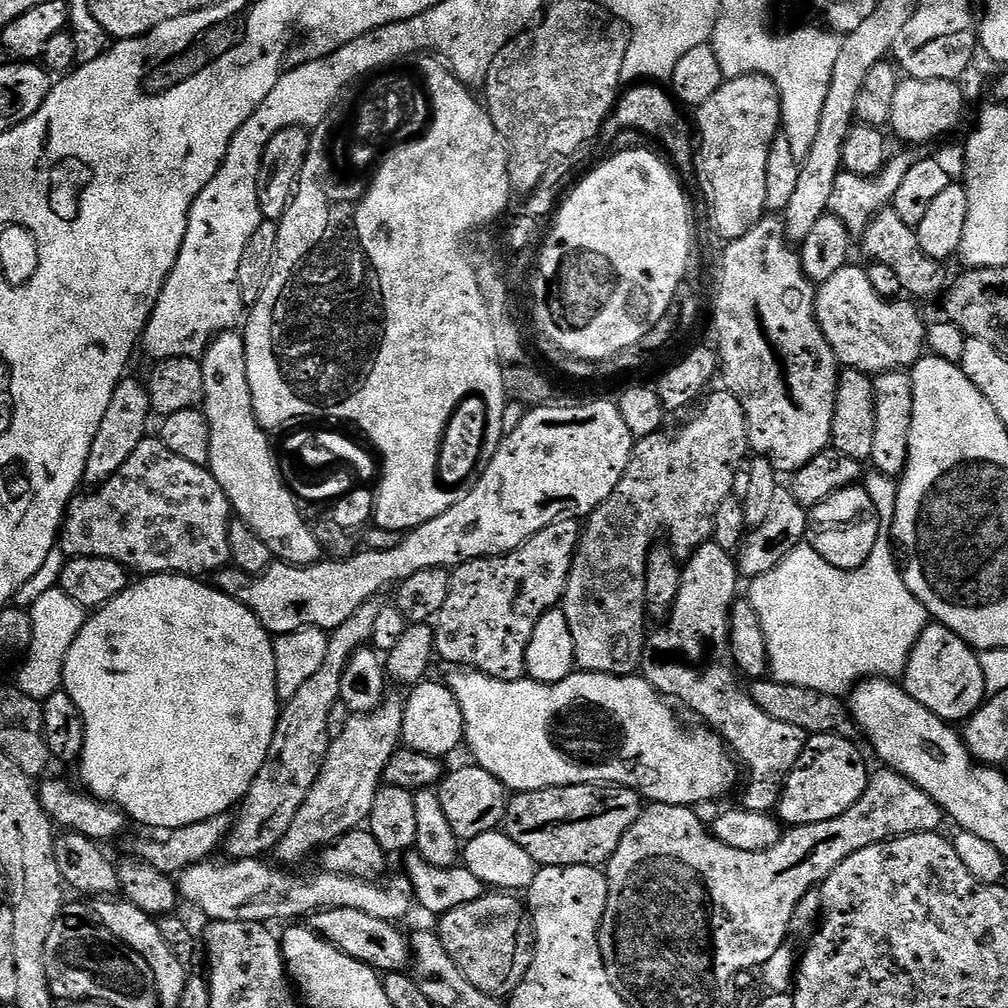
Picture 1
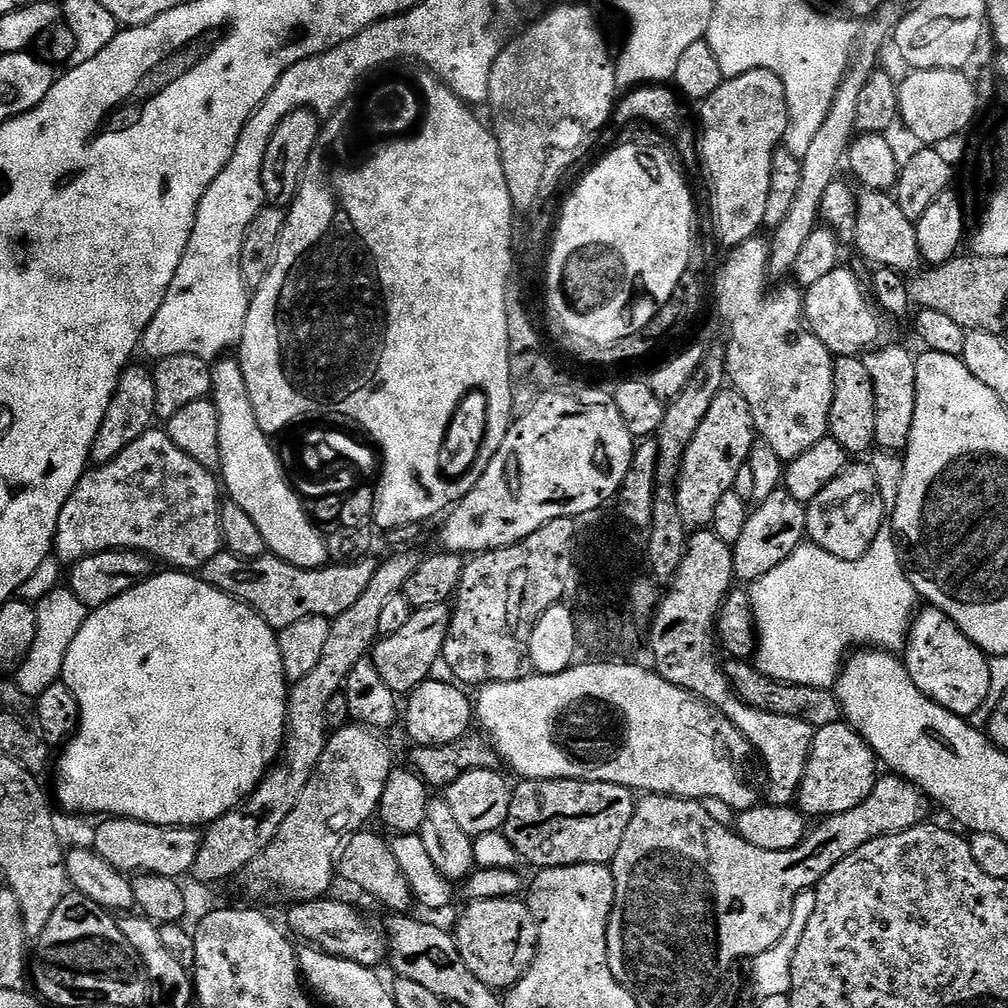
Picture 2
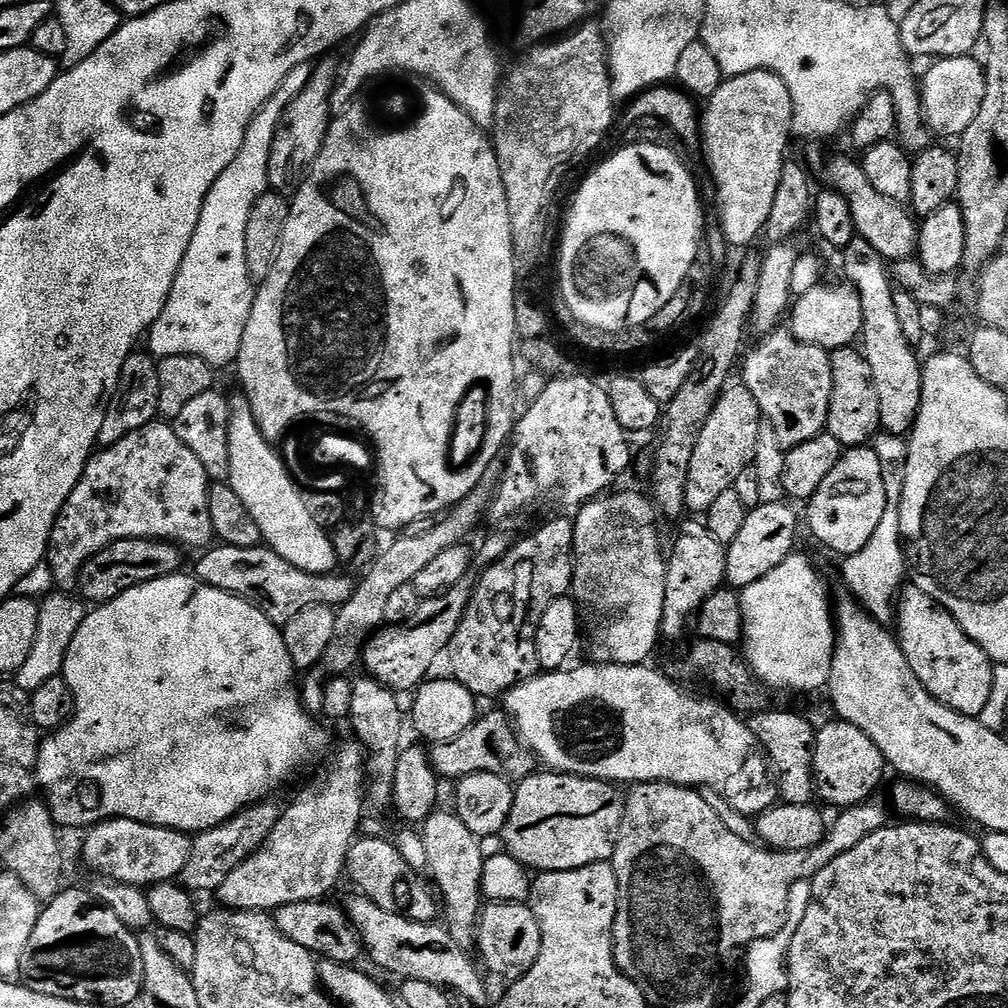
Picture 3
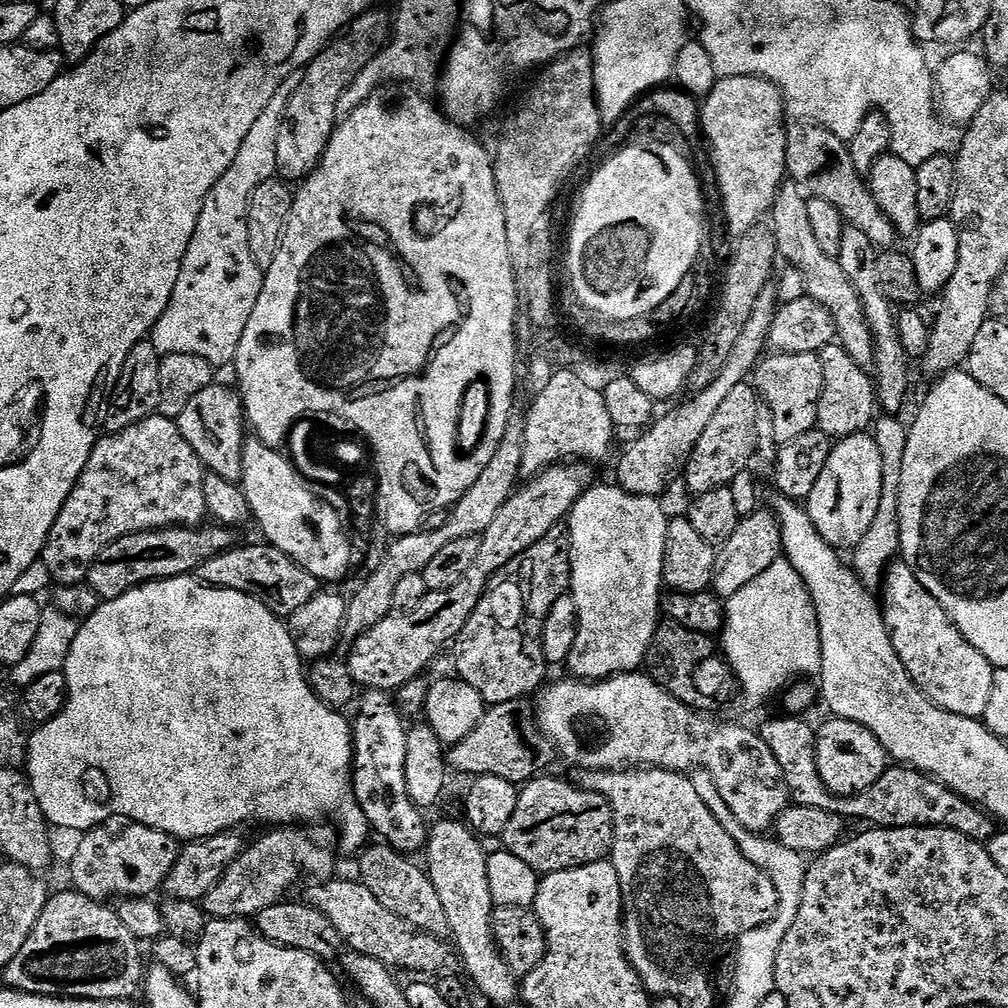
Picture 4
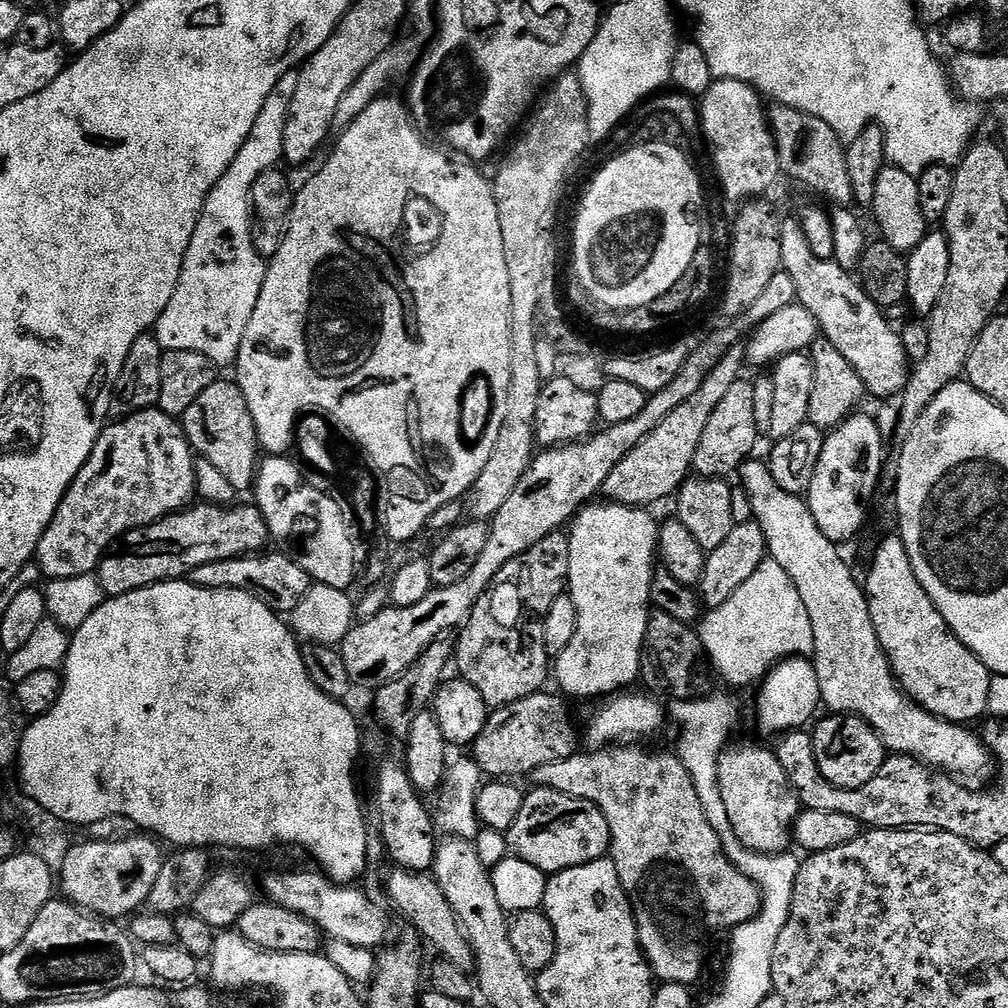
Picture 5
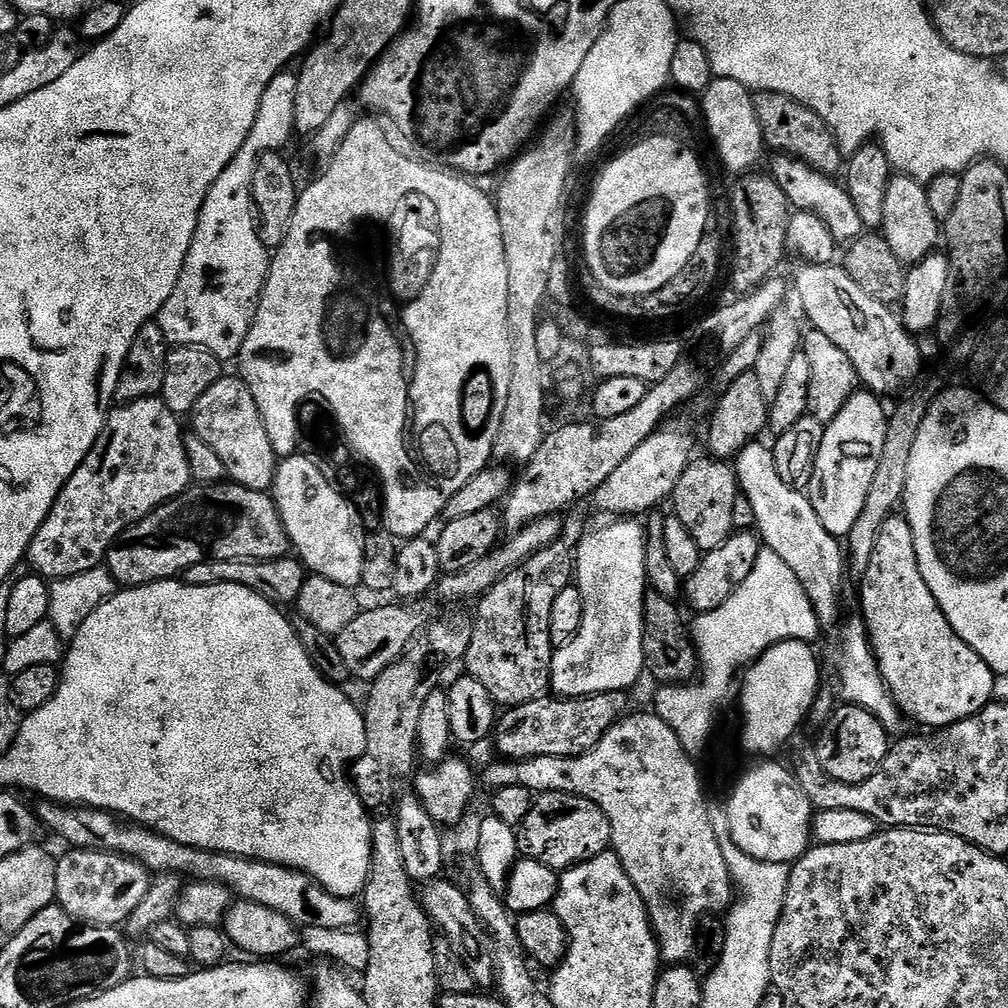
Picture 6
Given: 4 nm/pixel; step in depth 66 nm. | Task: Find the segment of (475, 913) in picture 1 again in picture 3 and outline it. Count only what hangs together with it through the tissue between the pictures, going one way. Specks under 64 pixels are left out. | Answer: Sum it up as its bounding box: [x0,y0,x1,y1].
[478,903,542,981]

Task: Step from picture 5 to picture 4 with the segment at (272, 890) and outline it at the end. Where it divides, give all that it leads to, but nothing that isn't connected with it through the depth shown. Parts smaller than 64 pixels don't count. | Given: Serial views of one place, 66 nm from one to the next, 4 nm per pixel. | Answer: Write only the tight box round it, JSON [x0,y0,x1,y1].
[306,879,454,973]

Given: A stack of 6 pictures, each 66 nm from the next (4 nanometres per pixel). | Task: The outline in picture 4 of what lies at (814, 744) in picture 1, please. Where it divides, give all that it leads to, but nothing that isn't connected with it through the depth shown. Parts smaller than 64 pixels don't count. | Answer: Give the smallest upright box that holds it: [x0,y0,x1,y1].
[816,718,890,796]

